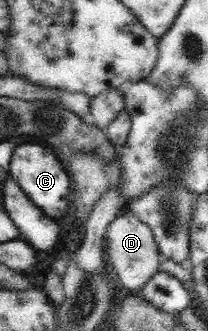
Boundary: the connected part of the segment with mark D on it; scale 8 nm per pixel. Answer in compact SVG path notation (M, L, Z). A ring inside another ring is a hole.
M124 207L122 215L116 216L109 224L104 240L106 260L113 266L113 272L117 274L121 284L132 292L141 292L147 281L160 270L162 261L149 225L131 213L128 207Z

